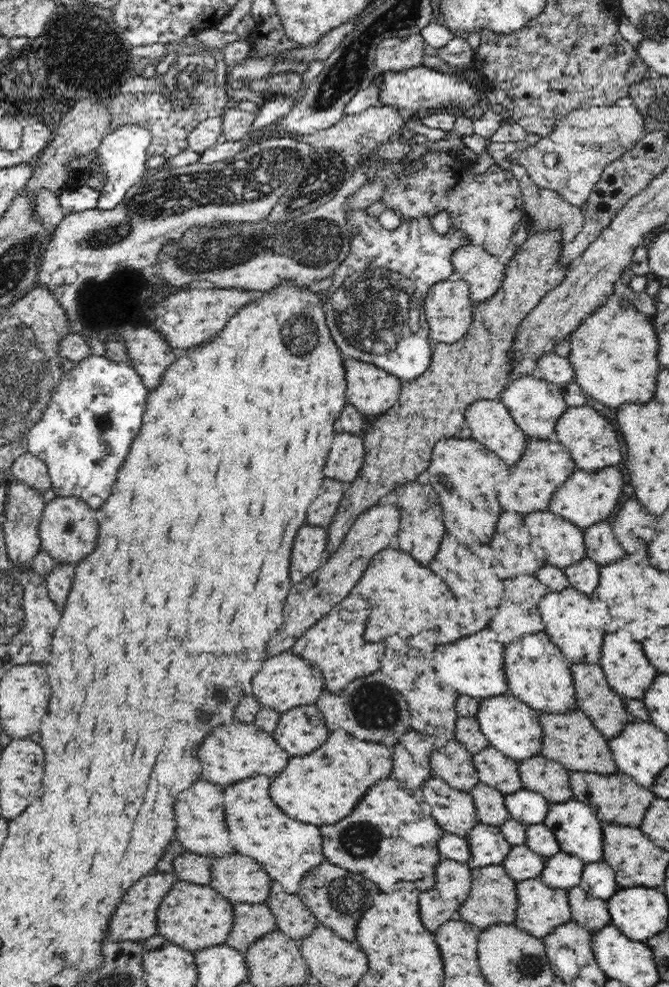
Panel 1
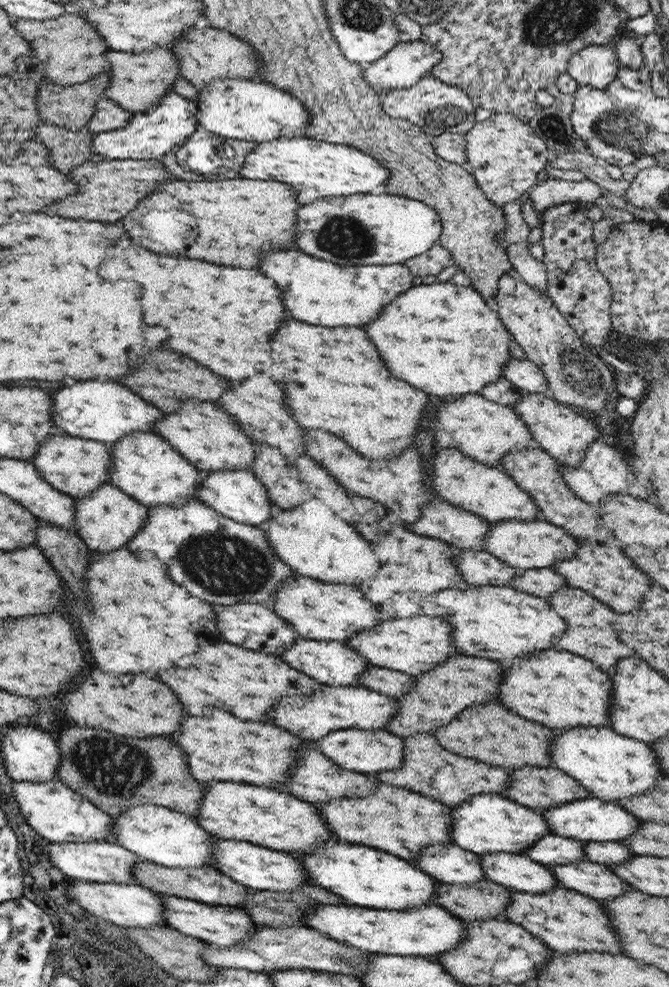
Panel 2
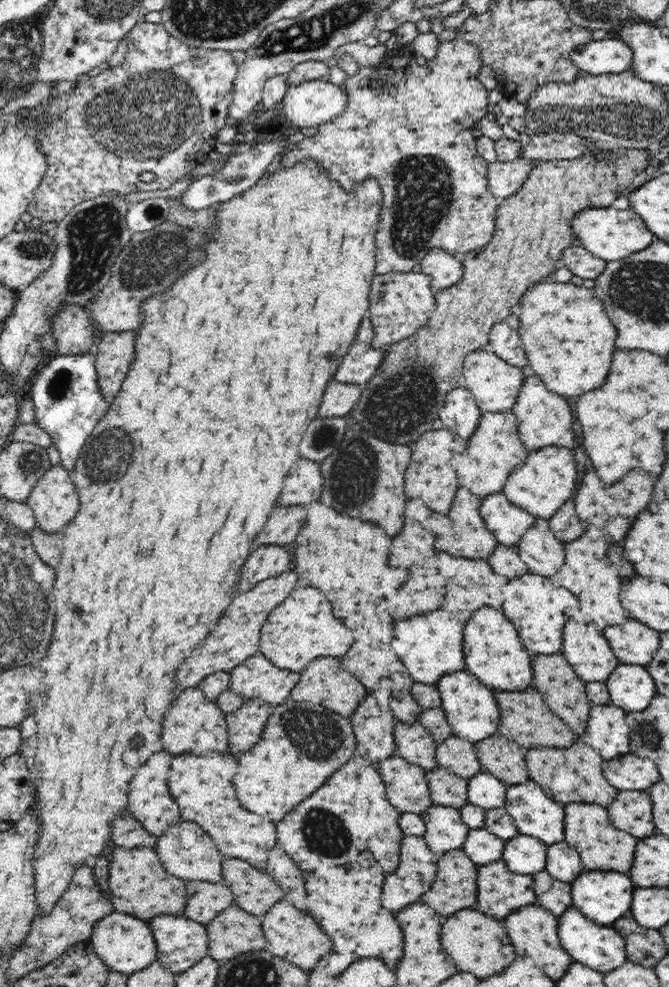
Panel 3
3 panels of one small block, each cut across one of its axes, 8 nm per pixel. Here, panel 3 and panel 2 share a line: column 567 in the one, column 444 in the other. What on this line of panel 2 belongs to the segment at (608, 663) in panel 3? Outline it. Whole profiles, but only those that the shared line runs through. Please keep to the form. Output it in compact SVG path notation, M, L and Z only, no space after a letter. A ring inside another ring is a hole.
M423 614L412 615L411 618L381 620L369 630L350 635L345 644L354 648L358 654L365 655L369 664L404 672L410 676L420 675L434 665L459 654L454 648L454 640L450 640L450 626L445 620Z

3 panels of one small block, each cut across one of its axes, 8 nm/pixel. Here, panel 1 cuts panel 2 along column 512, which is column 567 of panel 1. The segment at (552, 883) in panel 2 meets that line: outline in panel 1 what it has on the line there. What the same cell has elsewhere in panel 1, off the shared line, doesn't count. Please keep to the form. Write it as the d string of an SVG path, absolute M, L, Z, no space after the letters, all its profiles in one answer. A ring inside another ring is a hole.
M561 850L558 854L546 858L540 878L549 887L574 888L581 883L584 866L582 859Z

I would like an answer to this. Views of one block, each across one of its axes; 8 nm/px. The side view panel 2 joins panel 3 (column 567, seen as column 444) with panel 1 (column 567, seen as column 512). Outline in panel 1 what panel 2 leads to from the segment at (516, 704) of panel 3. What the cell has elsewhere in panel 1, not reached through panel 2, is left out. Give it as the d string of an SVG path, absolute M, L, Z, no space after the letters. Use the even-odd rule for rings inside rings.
M575 708L566 714L540 712L540 724L544 733L540 754L562 765L568 772L592 772L614 774L618 772L612 753L608 748L608 739L592 725L590 717L584 711Z

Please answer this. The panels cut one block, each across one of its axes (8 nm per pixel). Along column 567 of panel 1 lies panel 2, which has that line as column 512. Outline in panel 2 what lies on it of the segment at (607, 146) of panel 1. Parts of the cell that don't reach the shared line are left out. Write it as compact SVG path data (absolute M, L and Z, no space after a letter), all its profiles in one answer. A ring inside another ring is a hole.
M510 112L492 114L465 134L467 168L474 175L486 198L503 207L520 198L537 182L536 177L545 167L550 156L547 145L534 134L529 123L522 122Z

